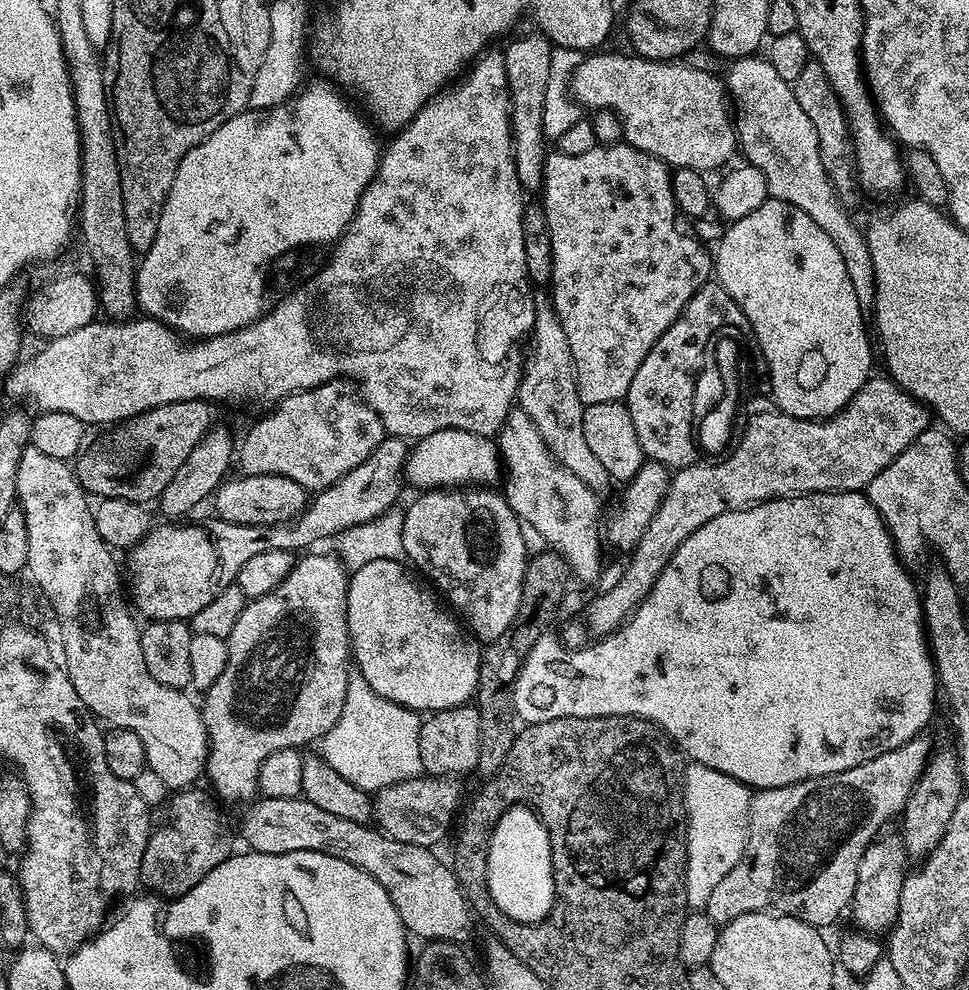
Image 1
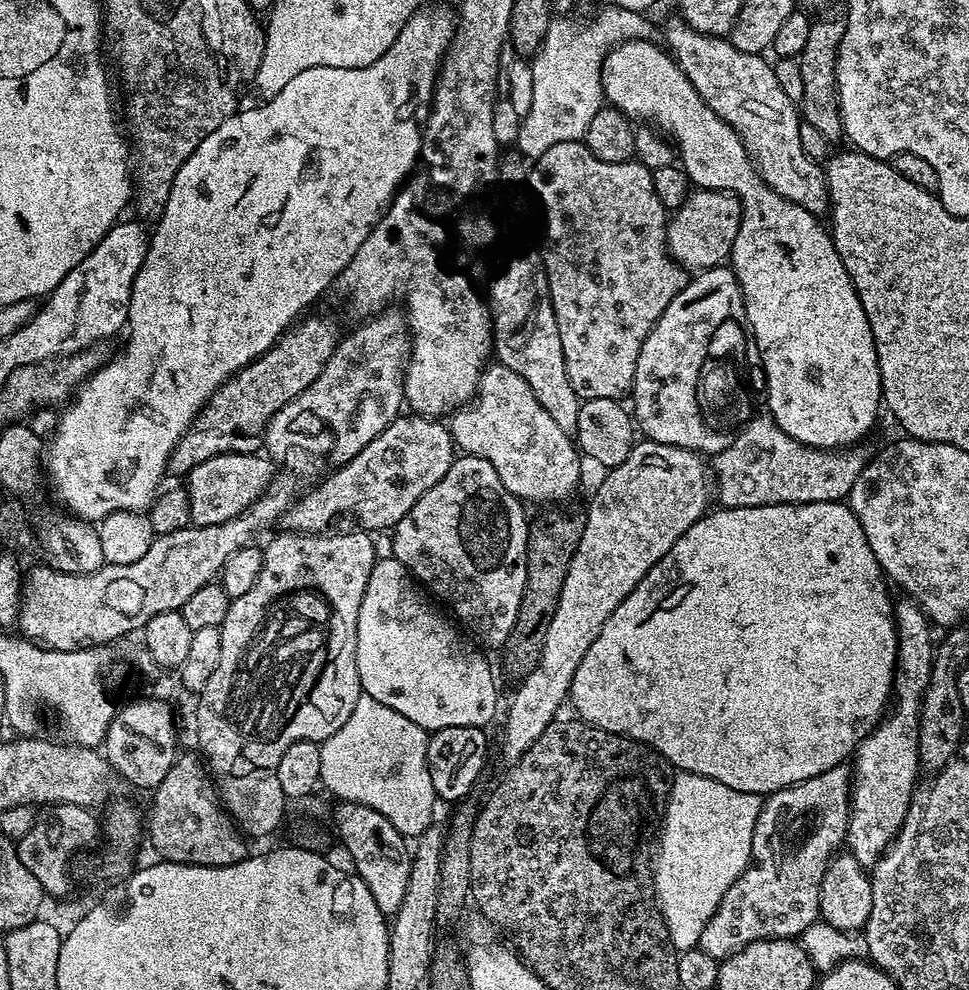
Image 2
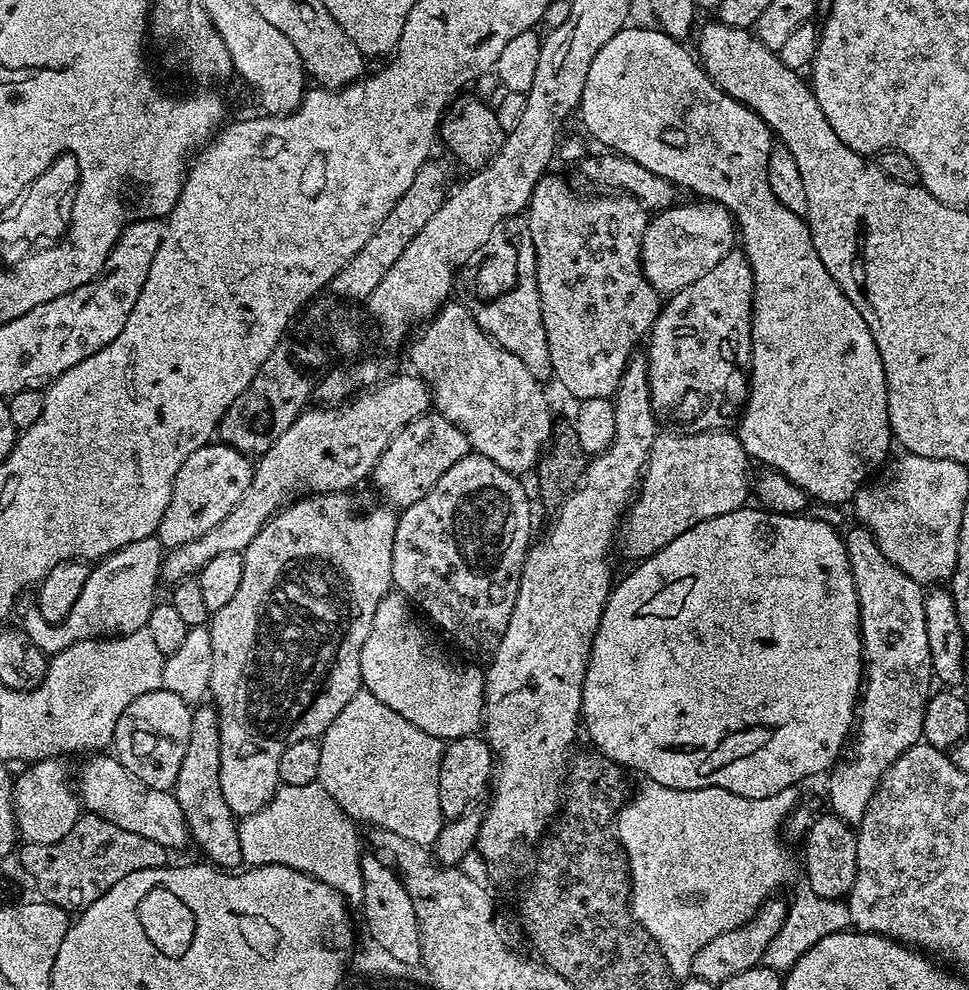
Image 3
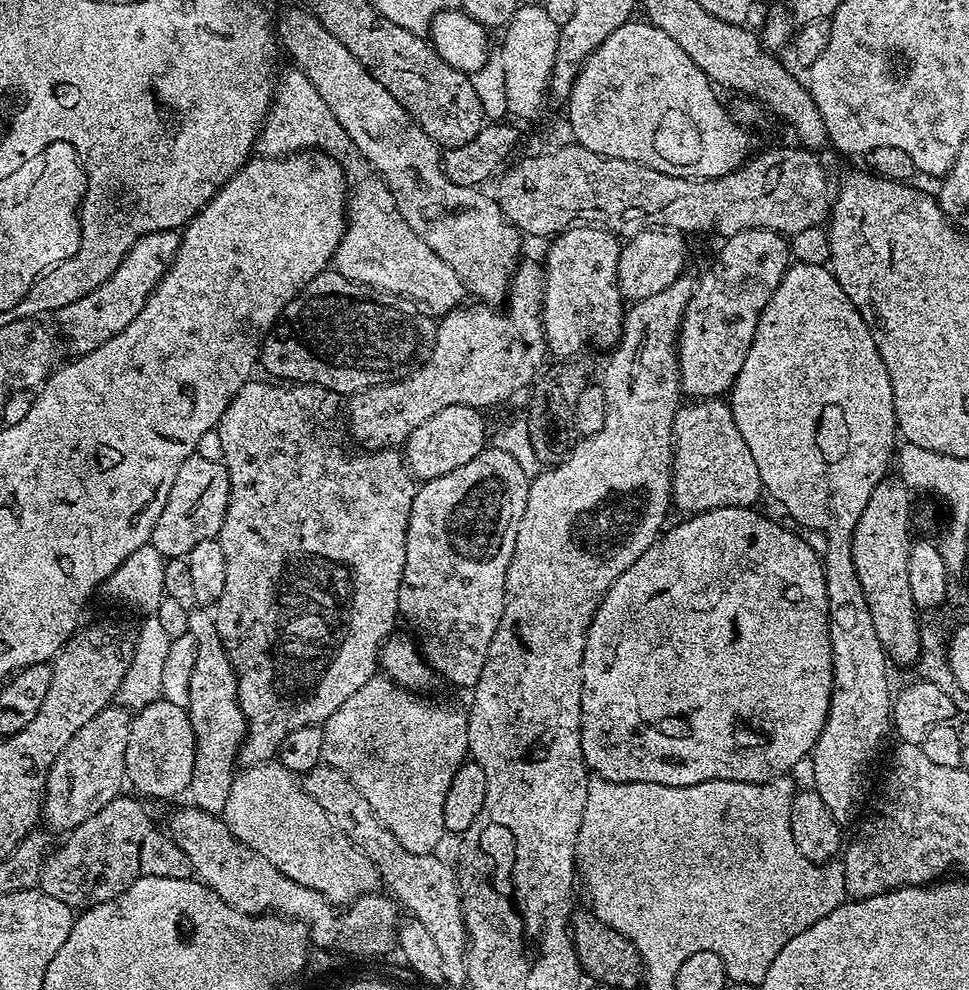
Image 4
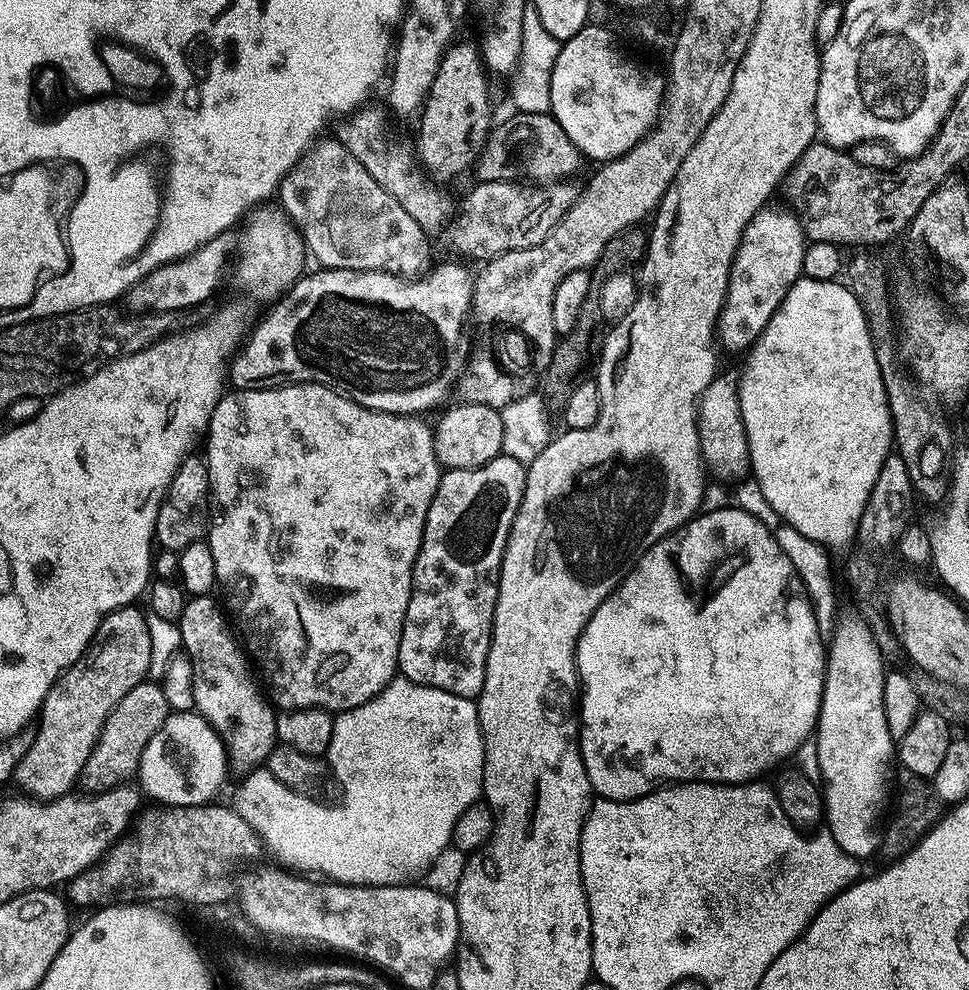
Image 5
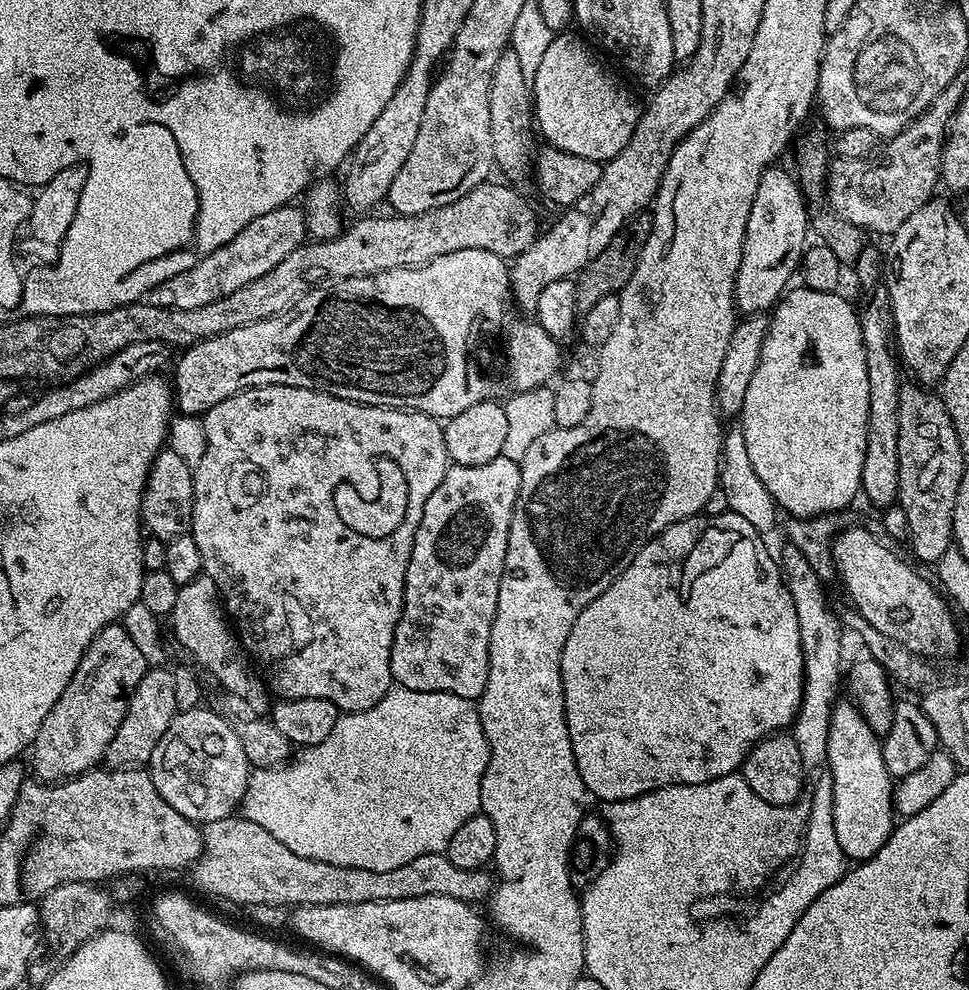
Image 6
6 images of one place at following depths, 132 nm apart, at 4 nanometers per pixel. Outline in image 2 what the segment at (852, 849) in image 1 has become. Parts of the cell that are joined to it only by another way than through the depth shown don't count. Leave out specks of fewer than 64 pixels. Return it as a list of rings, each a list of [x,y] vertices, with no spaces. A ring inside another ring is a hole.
[[[847,763],[839,764],[830,770],[826,770],[822,774],[814,774],[814,778],[806,778],[794,786],[771,793],[771,795],[761,803],[758,822],[754,826],[752,863],[749,864],[747,870],[736,879],[734,886],[730,886],[730,890],[728,890],[722,898],[718,910],[714,912],[710,918],[710,922],[706,922],[706,930],[702,930],[702,934],[700,935],[700,942],[698,945],[700,951],[710,954],[710,958],[723,962],[729,960],[734,954],[738,954],[743,948],[748,947],[749,944],[755,944],[758,940],[791,940],[793,938],[798,938],[811,924],[817,923],[817,921],[820,920],[820,891],[822,890],[822,878],[826,874],[826,866],[831,862],[832,857],[841,851],[842,845],[845,843],[848,834],[849,807],[850,768]]]

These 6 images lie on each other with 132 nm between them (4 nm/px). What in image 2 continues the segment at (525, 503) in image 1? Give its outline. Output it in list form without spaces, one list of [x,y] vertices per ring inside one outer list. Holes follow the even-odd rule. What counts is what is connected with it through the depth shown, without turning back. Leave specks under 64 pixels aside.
[[[499,362],[489,363],[484,369],[474,399],[451,413],[450,431],[453,445],[461,453],[490,462],[490,466],[494,466],[494,474],[502,478],[502,486],[506,486],[506,490],[521,502],[527,502],[529,505],[540,504],[536,506],[564,502],[560,500],[566,499],[580,480],[582,458],[571,435],[559,429],[558,422],[555,422],[550,414],[546,414],[542,402],[534,398],[534,390],[530,390],[526,378],[514,374],[514,370],[502,366]]]

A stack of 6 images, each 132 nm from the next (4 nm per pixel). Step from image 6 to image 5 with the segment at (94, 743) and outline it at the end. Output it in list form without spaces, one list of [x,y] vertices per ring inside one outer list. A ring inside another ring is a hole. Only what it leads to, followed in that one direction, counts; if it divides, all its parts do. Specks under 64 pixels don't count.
[[[129,606],[114,610],[98,626],[98,630],[92,639],[92,645],[82,653],[78,662],[74,662],[69,668],[59,676],[54,682],[54,686],[46,694],[44,705],[39,708],[38,719],[40,724],[35,725],[36,737],[34,746],[26,750],[26,758],[18,762],[14,783],[21,788],[21,793],[27,794],[37,802],[47,802],[58,800],[62,796],[67,796],[77,787],[80,779],[80,771],[86,766],[86,758],[94,750],[94,746],[100,737],[102,726],[114,710],[116,703],[134,686],[145,683],[150,666],[150,634],[146,626],[146,615],[143,611],[139,612],[139,607]]]

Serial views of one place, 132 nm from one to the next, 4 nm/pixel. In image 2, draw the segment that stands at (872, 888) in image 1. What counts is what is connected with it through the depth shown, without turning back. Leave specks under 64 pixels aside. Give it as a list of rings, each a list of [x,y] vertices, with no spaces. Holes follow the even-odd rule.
[[[897,599],[894,604],[896,674],[892,682],[891,711],[885,715],[866,739],[856,745],[854,759],[850,764],[850,807],[848,809],[846,848],[854,858],[858,858],[862,867],[869,870],[880,861],[881,854],[888,849],[888,845],[898,834],[898,830],[906,818],[906,810],[912,801],[912,791],[916,789],[918,783],[916,775],[922,772],[920,763],[920,704],[924,701],[924,691],[930,682],[934,636],[932,640],[931,630],[933,631],[933,629],[930,627],[930,621],[925,616],[923,609],[914,600],[901,599]]]

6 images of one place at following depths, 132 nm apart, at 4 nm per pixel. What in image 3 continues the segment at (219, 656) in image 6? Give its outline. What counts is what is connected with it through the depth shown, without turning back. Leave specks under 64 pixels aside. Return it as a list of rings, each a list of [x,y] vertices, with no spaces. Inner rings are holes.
[[[197,707],[193,711],[190,742],[182,757],[182,770],[178,770],[174,795],[178,798],[178,806],[182,808],[182,814],[188,823],[191,843],[197,844],[204,851],[203,859],[221,870],[236,870],[244,864],[244,859],[242,846],[238,846],[237,817],[233,816],[230,806],[226,806],[226,798],[222,798],[218,714],[215,707],[204,707]]]

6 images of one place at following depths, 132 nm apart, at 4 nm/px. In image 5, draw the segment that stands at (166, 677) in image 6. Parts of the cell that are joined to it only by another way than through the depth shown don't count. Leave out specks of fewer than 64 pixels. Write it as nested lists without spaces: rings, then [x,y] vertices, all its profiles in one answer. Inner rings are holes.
[[[145,682],[134,686],[134,690],[130,690],[130,694],[126,694],[126,698],[119,700],[114,706],[114,710],[110,710],[110,714],[106,718],[106,722],[100,731],[94,750],[90,754],[90,758],[86,758],[86,766],[80,771],[79,787],[85,788],[85,793],[97,794],[109,792],[112,788],[119,788],[127,785],[128,780],[137,775],[140,771],[140,759],[146,750],[146,746],[150,742],[150,738],[154,738],[154,734],[162,726],[162,722],[170,714],[168,703],[166,702],[166,694],[163,687],[156,682]]]

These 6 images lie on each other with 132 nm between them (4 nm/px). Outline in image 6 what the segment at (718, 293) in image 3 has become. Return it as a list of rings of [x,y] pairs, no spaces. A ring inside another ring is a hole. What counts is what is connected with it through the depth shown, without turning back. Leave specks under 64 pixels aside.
[[[780,166],[769,168],[758,182],[758,194],[754,194],[754,206],[750,206],[750,218],[746,222],[744,249],[736,275],[736,306],[741,313],[764,314],[776,307],[785,295],[786,289],[793,283],[792,276],[794,280],[797,275],[800,260],[809,240],[807,206],[796,176],[791,171],[783,172]]]

